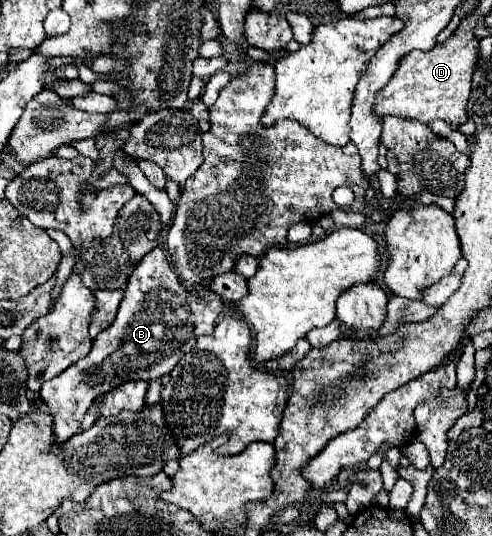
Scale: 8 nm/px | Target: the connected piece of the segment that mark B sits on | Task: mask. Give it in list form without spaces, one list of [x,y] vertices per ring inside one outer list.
[[[161,248],[143,256],[123,294],[111,328],[95,338],[91,352],[59,376],[47,380],[39,392],[55,424],[55,446],[79,432],[79,422],[97,396],[129,380],[151,382],[169,374],[175,364],[195,348],[199,336],[213,332],[223,310],[223,302],[217,294],[205,292],[205,296],[187,296],[187,290],[179,284],[177,272],[169,266]]]

